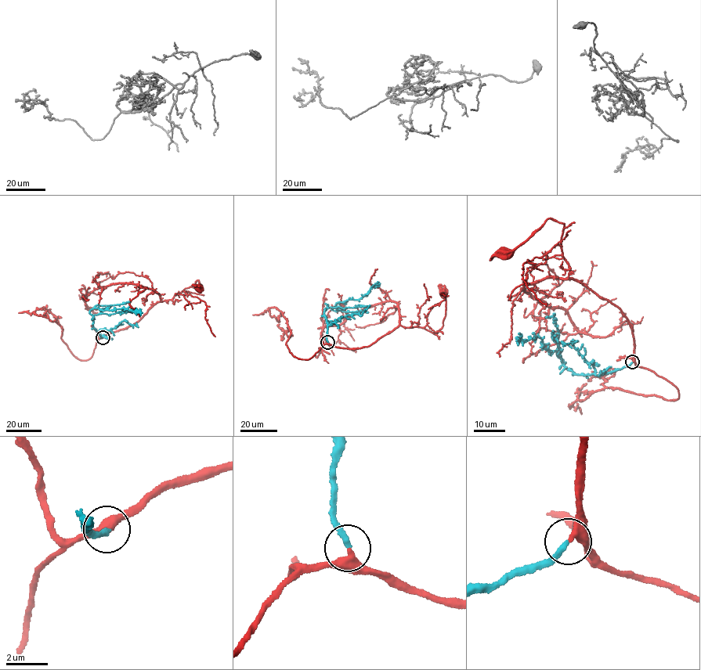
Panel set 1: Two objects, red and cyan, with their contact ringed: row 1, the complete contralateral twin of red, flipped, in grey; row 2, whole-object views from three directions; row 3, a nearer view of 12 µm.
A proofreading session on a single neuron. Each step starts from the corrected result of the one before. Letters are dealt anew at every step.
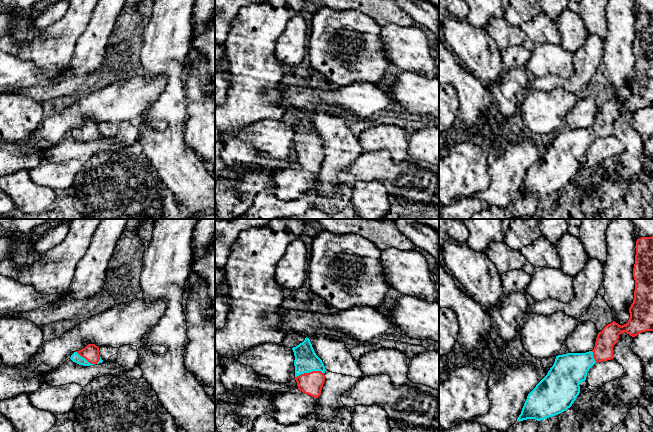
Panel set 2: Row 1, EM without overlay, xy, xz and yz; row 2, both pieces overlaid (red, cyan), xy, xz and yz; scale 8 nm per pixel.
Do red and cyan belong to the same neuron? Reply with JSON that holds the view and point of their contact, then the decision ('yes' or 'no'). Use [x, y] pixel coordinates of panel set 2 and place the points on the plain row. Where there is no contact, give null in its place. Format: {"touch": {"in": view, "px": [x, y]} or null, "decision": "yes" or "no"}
{"touch": {"in": "xz", "px": [309, 148]}, "decision": "yes"}

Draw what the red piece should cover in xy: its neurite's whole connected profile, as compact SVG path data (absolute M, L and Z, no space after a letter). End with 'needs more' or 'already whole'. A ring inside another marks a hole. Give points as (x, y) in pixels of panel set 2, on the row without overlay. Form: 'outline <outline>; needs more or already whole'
outline M88 120L85 124L74 128L70 135L83 142L90 142L103 138L99 130L99 123L95 120Z; needs more

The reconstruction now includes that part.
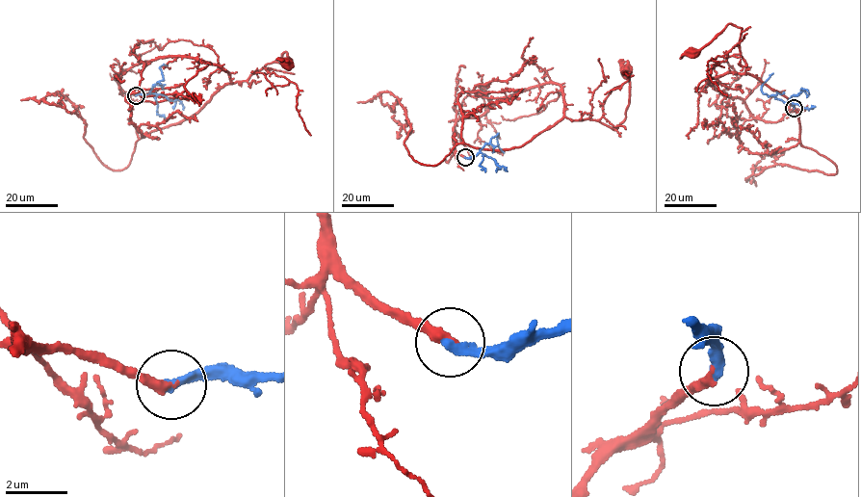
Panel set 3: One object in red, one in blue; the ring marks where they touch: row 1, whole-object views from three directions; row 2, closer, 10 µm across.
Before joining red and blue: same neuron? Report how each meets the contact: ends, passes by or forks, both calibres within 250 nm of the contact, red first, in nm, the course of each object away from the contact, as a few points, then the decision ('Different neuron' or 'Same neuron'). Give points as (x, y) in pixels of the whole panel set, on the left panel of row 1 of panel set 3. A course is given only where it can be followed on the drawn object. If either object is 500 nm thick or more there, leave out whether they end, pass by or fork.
At the ring red ends. At the ring blue ends. Thickness 320 nm (red) against 320 nm. Course of red: (137, 94), (121, 93), (119, 79), (159, 58), (216, 64), (232, 83), (286, 52), (292, 65), (287, 61). Course of blue: (136, 95), (150, 92), (156, 82), (163, 79), (159, 67), (168, 65). Same neuron

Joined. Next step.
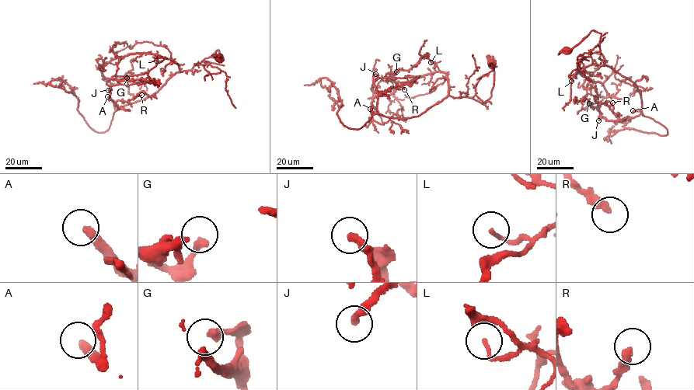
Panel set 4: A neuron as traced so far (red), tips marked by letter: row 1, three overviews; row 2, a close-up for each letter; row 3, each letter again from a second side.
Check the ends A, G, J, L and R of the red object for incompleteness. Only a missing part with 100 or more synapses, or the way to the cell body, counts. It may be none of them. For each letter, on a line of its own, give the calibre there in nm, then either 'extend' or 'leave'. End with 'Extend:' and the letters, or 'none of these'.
A: 320 nm | extend
G: 320 nm | leave
J: 320 nm | leave
L: 140 nm | leave
R: 280 nm | leave
Extend: A

